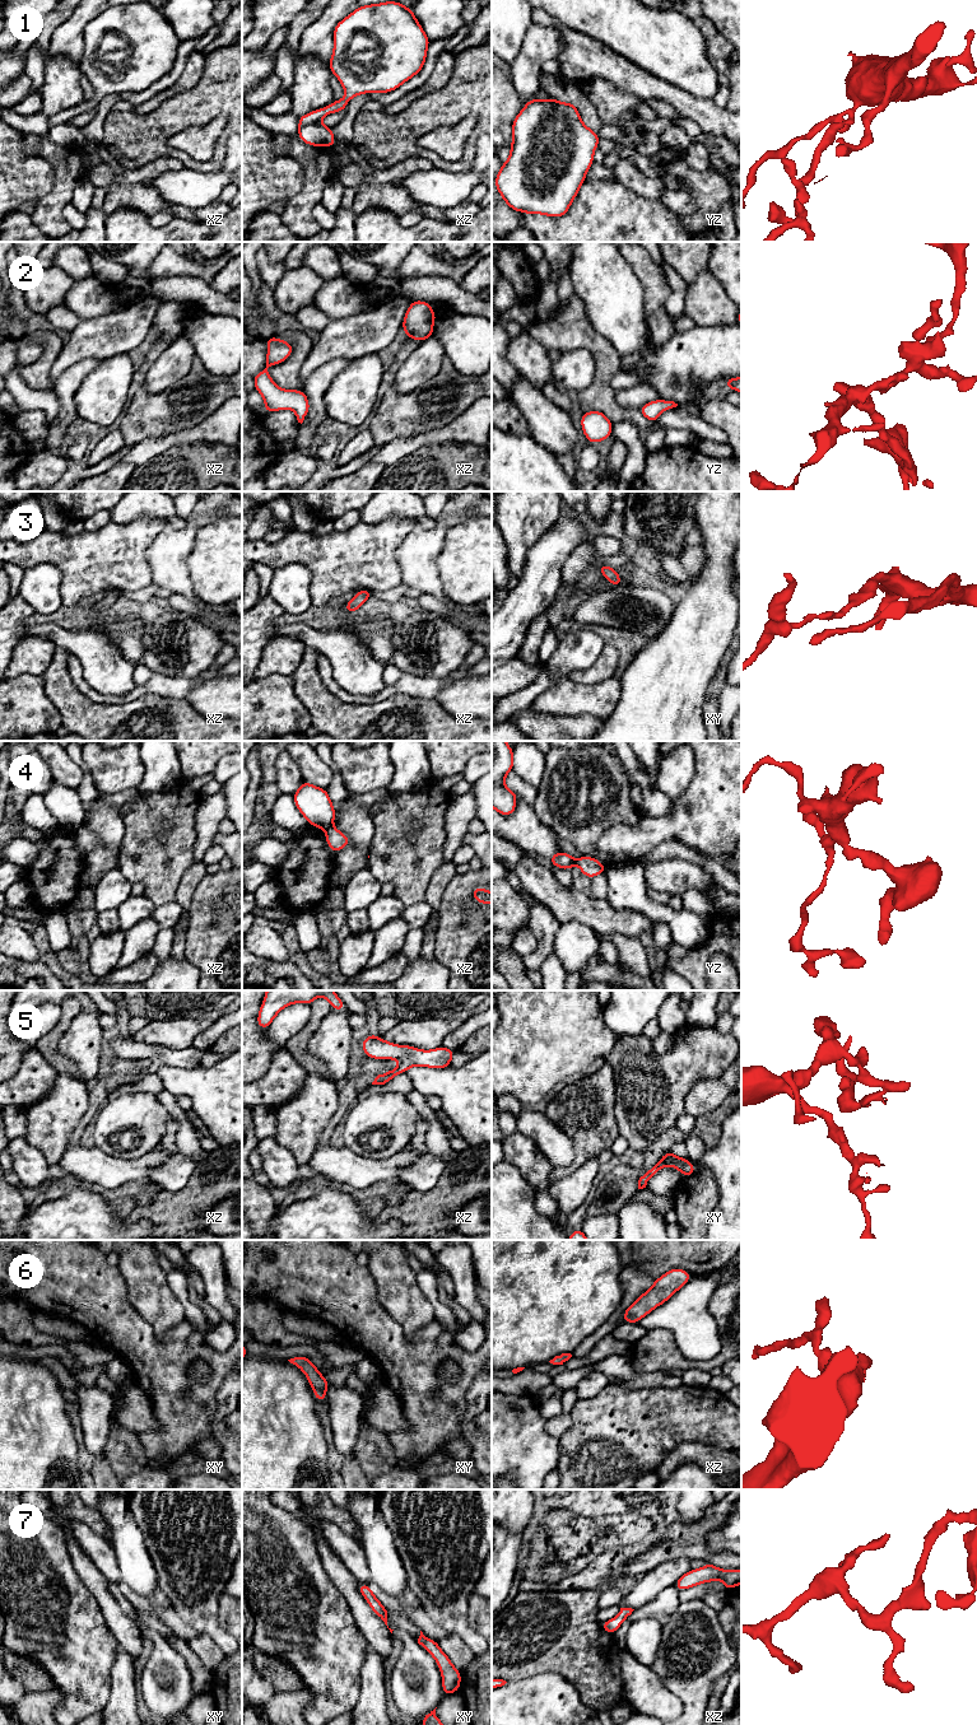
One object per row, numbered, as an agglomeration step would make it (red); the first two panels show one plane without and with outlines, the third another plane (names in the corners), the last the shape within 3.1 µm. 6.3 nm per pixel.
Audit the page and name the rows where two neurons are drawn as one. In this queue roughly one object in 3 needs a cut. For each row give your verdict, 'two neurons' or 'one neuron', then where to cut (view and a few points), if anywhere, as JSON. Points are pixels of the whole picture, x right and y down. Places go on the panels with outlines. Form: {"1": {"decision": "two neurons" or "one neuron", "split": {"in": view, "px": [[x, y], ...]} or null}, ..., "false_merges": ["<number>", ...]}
{"1": {"decision": "one neuron", "split": null}, "2": {"decision": "one neuron", "split": null}, "3": {"decision": "one neuron", "split": null}, "4": {"decision": "two neurons", "split": {"in": "xz", "px": [[331, 824], [325, 829]]}}, "5": {"decision": "one neuron", "split": null}, "6": {"decision": "one neuron", "split": null}, "7": {"decision": "one neuron", "split": null}, "false_merges": ["4"]}

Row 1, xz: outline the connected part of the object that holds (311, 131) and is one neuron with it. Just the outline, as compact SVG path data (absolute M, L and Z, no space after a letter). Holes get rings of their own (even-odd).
M397 1L358 6L334 28L334 51L329 67L341 83L345 97L330 106L298 117L298 136L312 146L331 148L336 139L331 127L320 121L329 113L346 108L348 102L363 93L390 93L417 75L424 66L429 38L411 9Z

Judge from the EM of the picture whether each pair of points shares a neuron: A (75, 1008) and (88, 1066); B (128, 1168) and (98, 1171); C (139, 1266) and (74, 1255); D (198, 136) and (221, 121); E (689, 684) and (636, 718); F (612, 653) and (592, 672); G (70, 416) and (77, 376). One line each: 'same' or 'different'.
A: different
B: same
C: different
D: same
E: same
F: same
G: same

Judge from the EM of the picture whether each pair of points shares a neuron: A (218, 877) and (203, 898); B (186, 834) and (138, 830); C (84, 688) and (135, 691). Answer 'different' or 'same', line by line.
A: same
B: same
C: same

